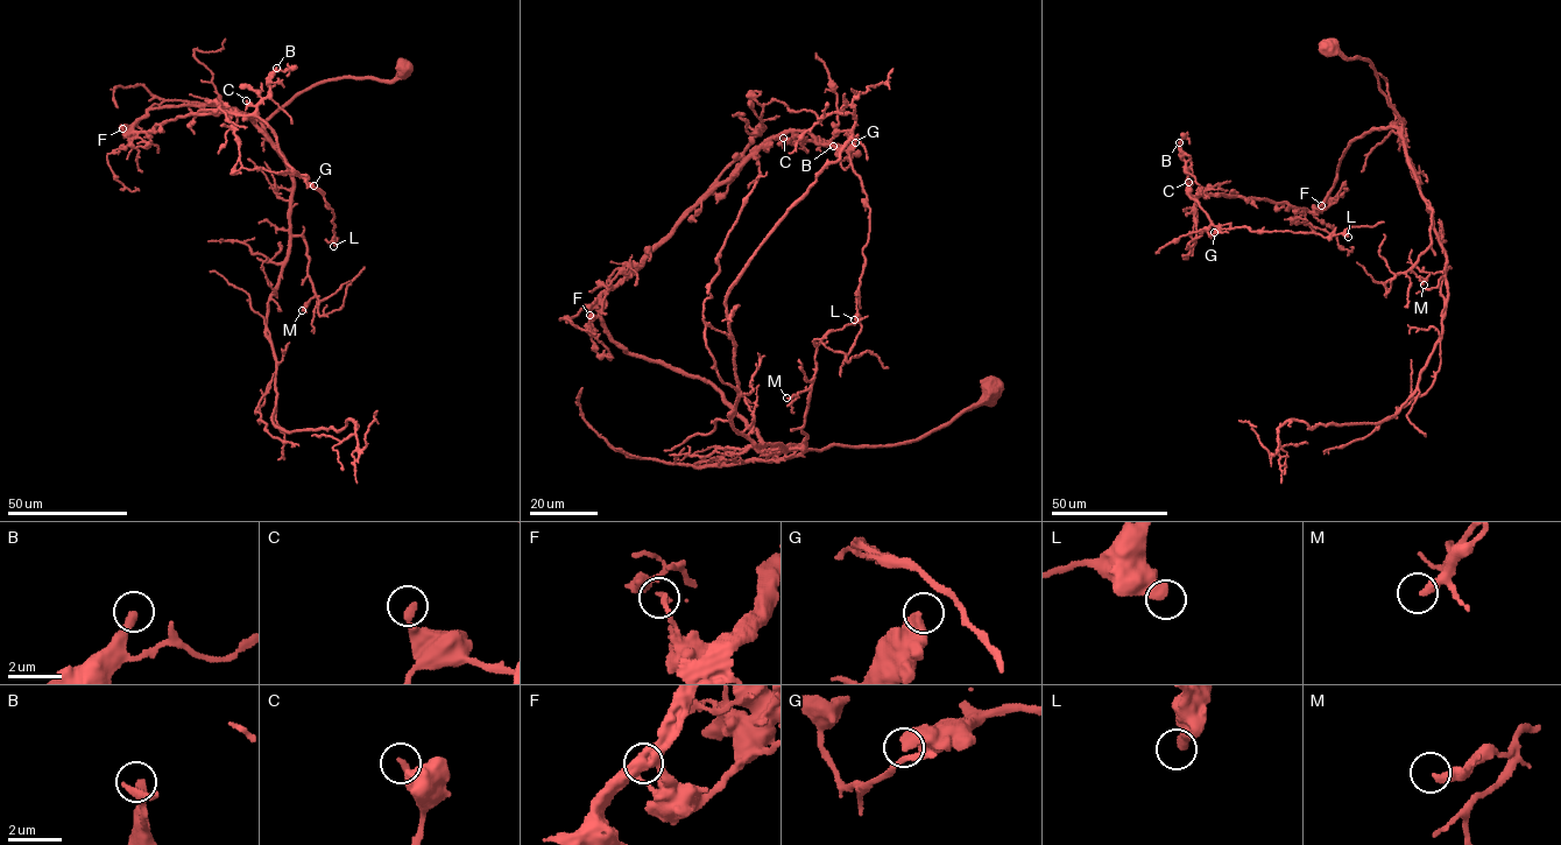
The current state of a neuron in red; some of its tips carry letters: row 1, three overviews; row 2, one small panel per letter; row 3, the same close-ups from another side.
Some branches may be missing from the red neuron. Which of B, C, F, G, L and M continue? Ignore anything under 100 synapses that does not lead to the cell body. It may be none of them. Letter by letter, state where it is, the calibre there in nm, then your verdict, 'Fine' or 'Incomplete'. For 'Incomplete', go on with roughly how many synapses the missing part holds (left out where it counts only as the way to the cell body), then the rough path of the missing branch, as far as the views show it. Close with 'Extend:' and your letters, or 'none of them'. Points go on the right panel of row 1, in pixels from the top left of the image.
B: Place: (1179, 142). Thickness 320 nm. Incomplete. Roughly 110 synapses. Course of what is missing: (1179, 142), (1179, 128), (1188, 110), (1198, 103), (1196, 96)
C: Place: (1188, 182). Thickness 280 nm. Fine
F: Place: (1321, 205). Thickness 200 nm. Fine
G: Place: (1214, 232). Thickness 340 nm. Fine
L: Place: (1348, 237). Thickness 500 nm. Fine
M: Place: (1424, 284). Thickness 320 nm. Fine
Extend: B

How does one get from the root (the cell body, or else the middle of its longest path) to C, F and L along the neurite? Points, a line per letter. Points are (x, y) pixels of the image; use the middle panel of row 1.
C: (993, 391), (917, 439), (776, 459), (710, 384), (611, 337), (599, 295), (763, 145), (783, 138)
F: (993, 391), (917, 439), (833, 444), (776, 459), (710, 384), (630, 354), (598, 317), (590, 315)
L: (993, 391), (917, 439), (776, 459), (597, 304), (799, 129), (867, 196), (854, 319)

